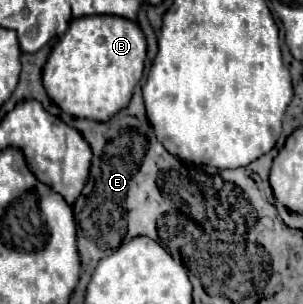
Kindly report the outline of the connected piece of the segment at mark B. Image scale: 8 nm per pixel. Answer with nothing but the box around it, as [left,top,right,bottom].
[43,16,147,122]

